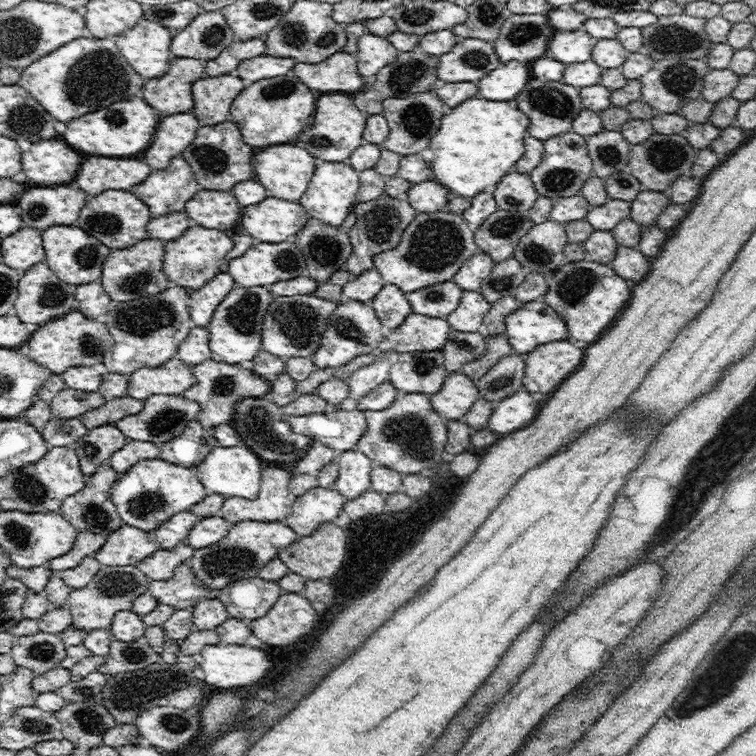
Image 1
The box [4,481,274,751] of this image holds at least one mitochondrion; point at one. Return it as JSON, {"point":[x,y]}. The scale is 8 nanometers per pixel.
{"point":[127,694]}

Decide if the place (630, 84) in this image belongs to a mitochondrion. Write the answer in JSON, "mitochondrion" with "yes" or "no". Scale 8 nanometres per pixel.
{"mitochondrion":"no"}

